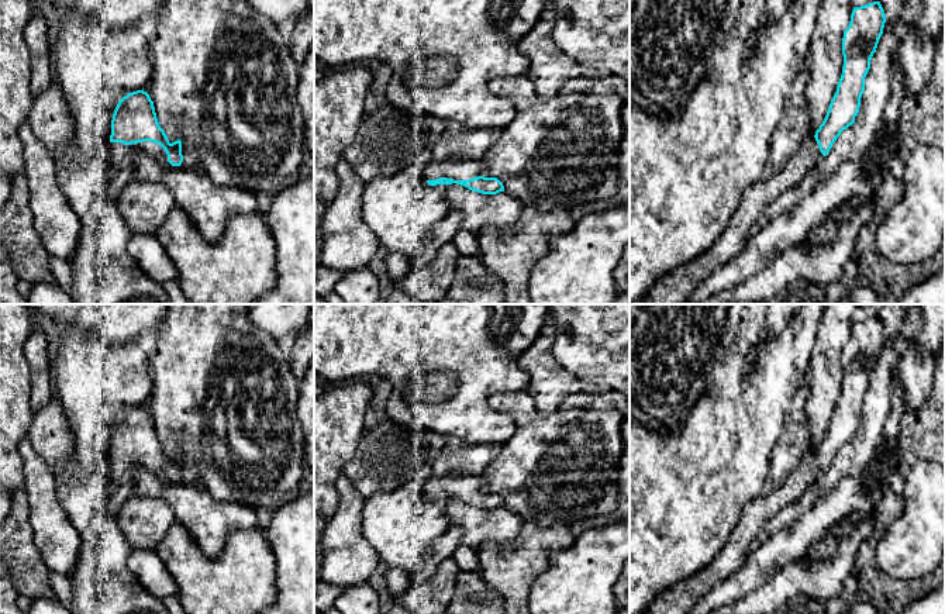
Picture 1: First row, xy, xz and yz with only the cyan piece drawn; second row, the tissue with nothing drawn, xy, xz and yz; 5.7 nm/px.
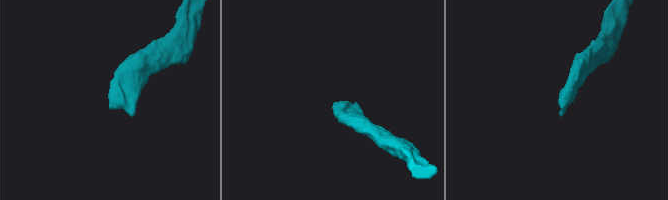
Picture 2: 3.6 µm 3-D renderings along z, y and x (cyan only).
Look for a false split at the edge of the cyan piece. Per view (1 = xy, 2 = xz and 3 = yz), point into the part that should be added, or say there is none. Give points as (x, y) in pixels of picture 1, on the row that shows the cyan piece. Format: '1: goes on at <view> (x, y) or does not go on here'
1: goes on at xy (119, 152)
2: goes on at xz (458, 169)
3: goes on at yz (678, 286)

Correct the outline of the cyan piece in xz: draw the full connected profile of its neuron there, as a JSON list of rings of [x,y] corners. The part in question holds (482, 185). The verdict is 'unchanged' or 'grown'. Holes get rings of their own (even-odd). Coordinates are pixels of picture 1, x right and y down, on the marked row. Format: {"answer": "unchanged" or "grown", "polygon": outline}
{"answer": "grown", "polygon": [[[431,159],[425,165],[424,176],[430,186],[456,183],[482,194],[504,192],[504,186],[497,177],[484,177],[482,175],[479,159]]]}

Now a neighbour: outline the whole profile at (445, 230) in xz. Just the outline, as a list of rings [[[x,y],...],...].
[[[451,210],[424,238],[424,245],[418,255],[410,259],[410,272],[430,263],[444,245],[452,242],[461,230],[462,215],[458,211]]]

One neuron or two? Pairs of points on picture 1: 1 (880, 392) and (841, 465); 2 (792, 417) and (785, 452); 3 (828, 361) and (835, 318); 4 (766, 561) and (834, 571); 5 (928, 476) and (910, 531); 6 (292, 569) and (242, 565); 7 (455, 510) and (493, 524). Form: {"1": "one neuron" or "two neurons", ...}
{"1": "one neuron", "2": "one neuron", "3": "one neuron", "4": "two neurons", "5": "one neuron", "6": "two neurons", "7": "one neuron"}

